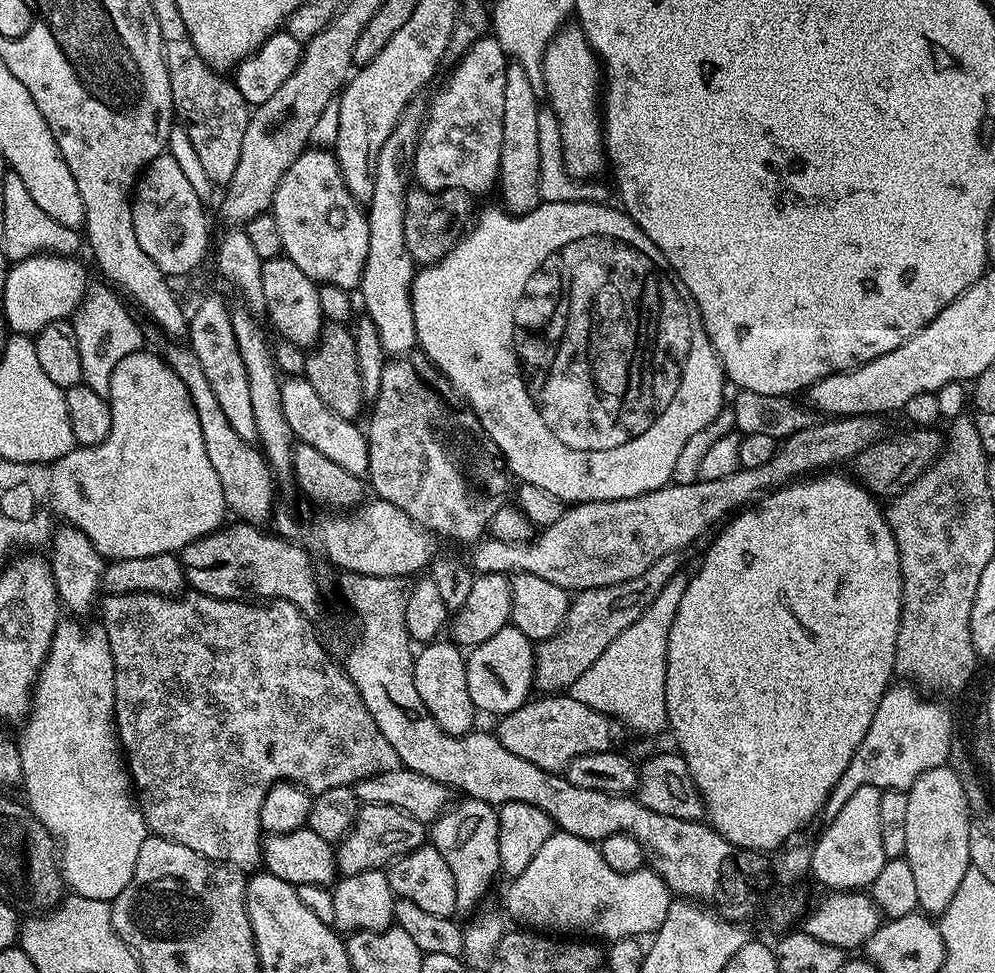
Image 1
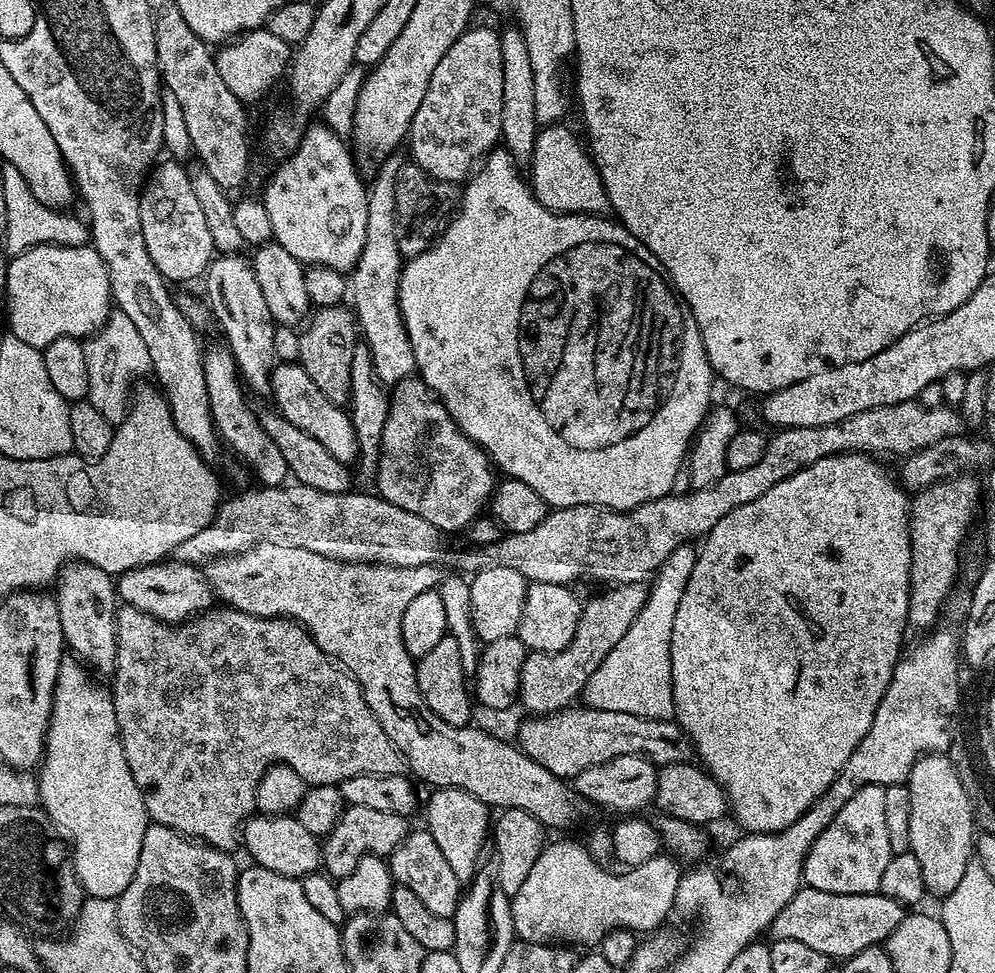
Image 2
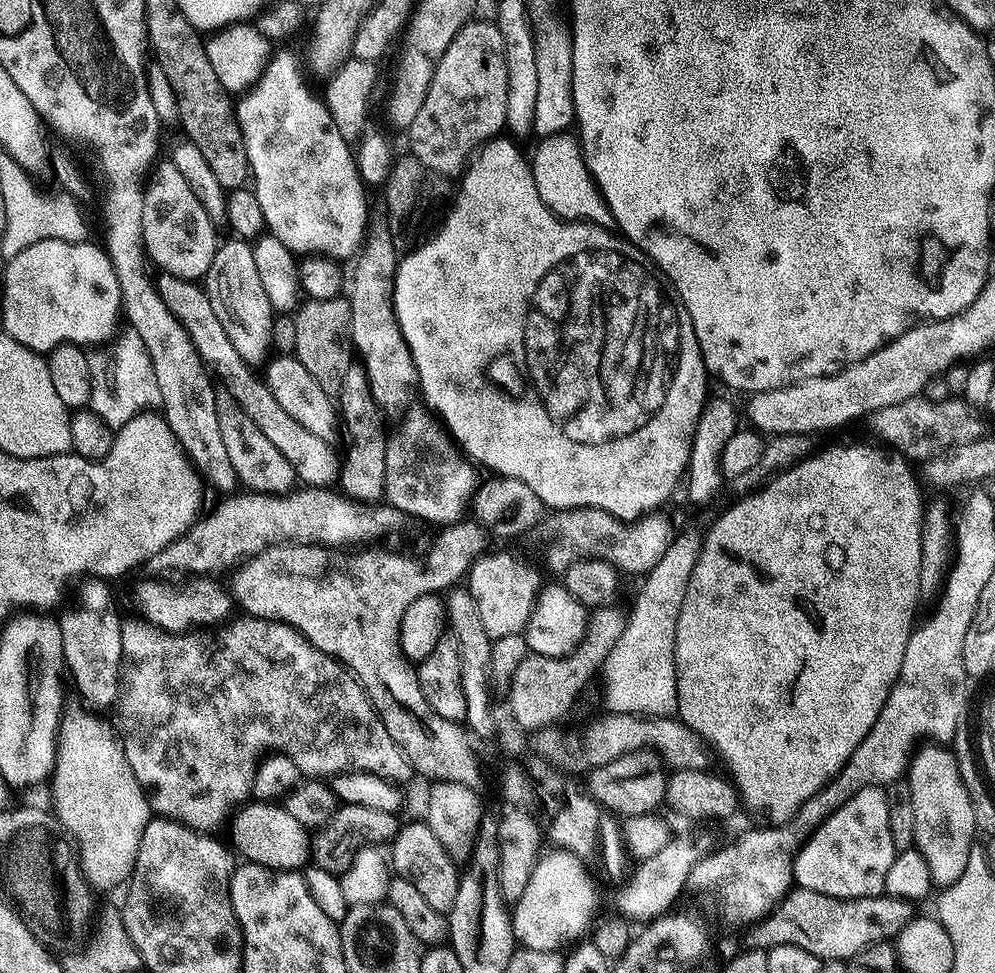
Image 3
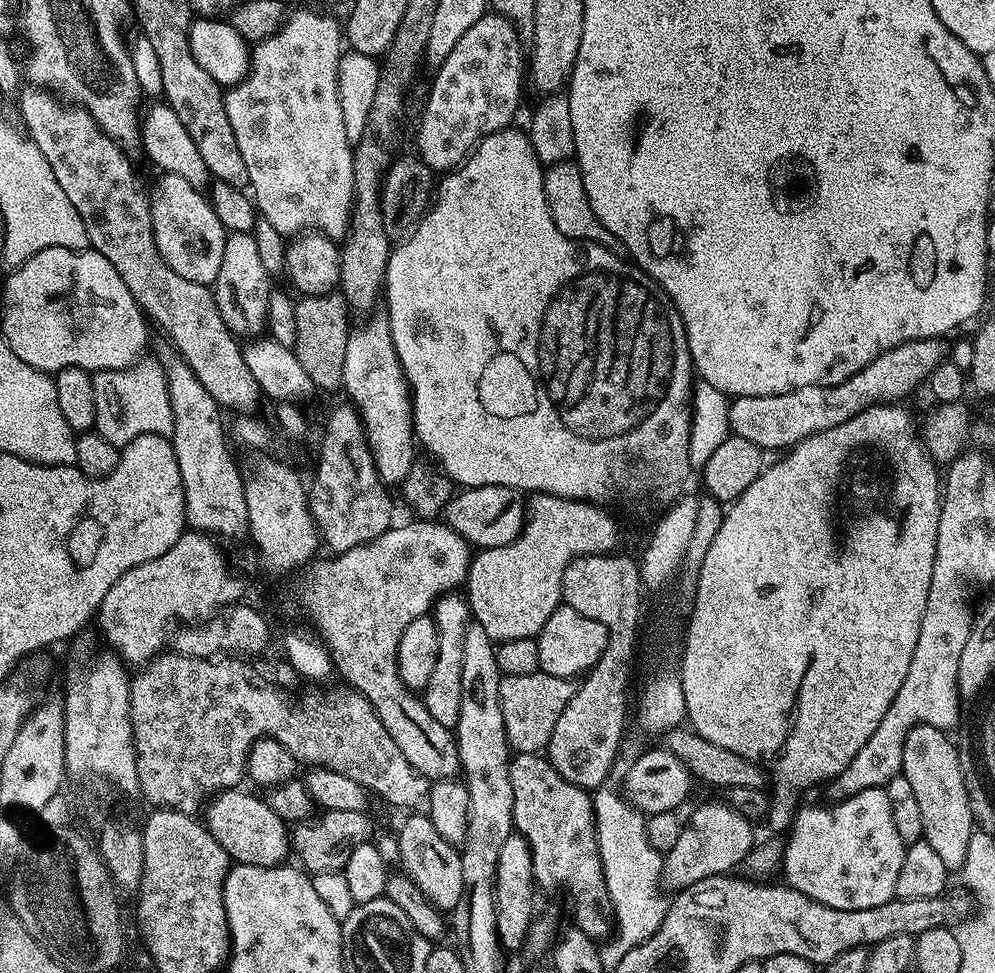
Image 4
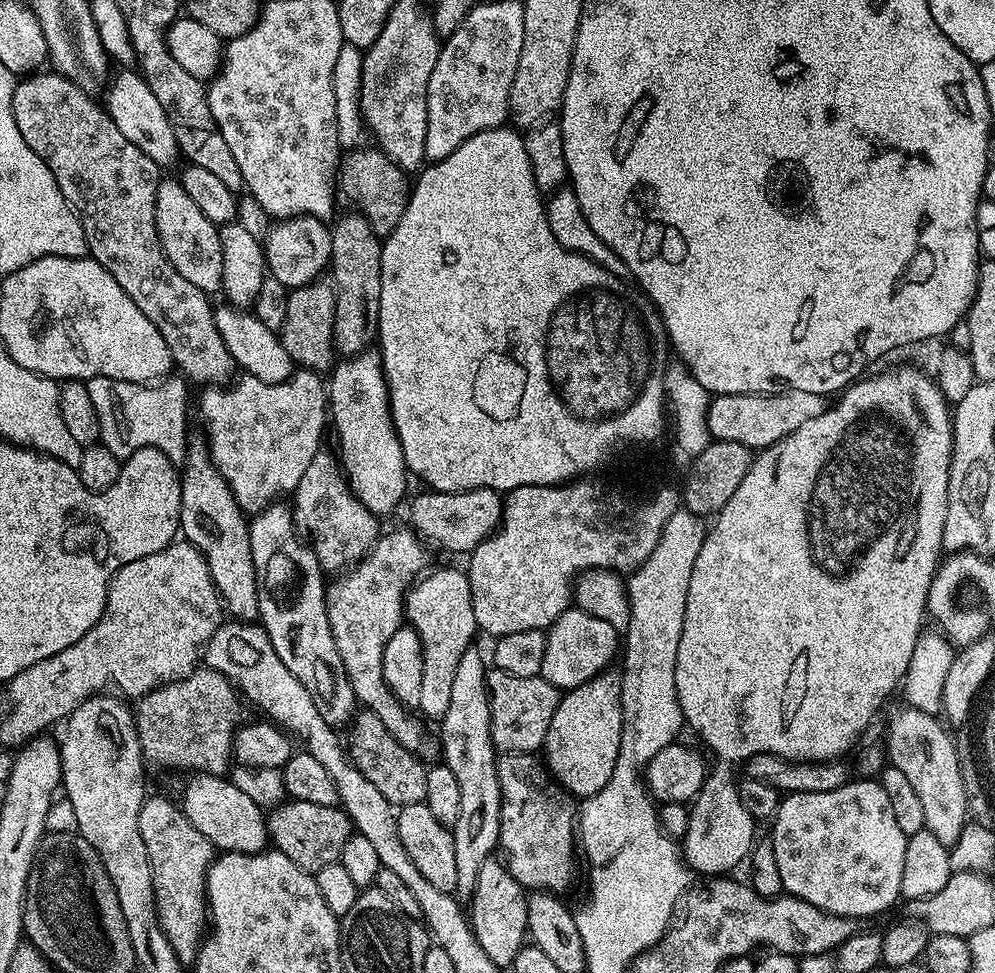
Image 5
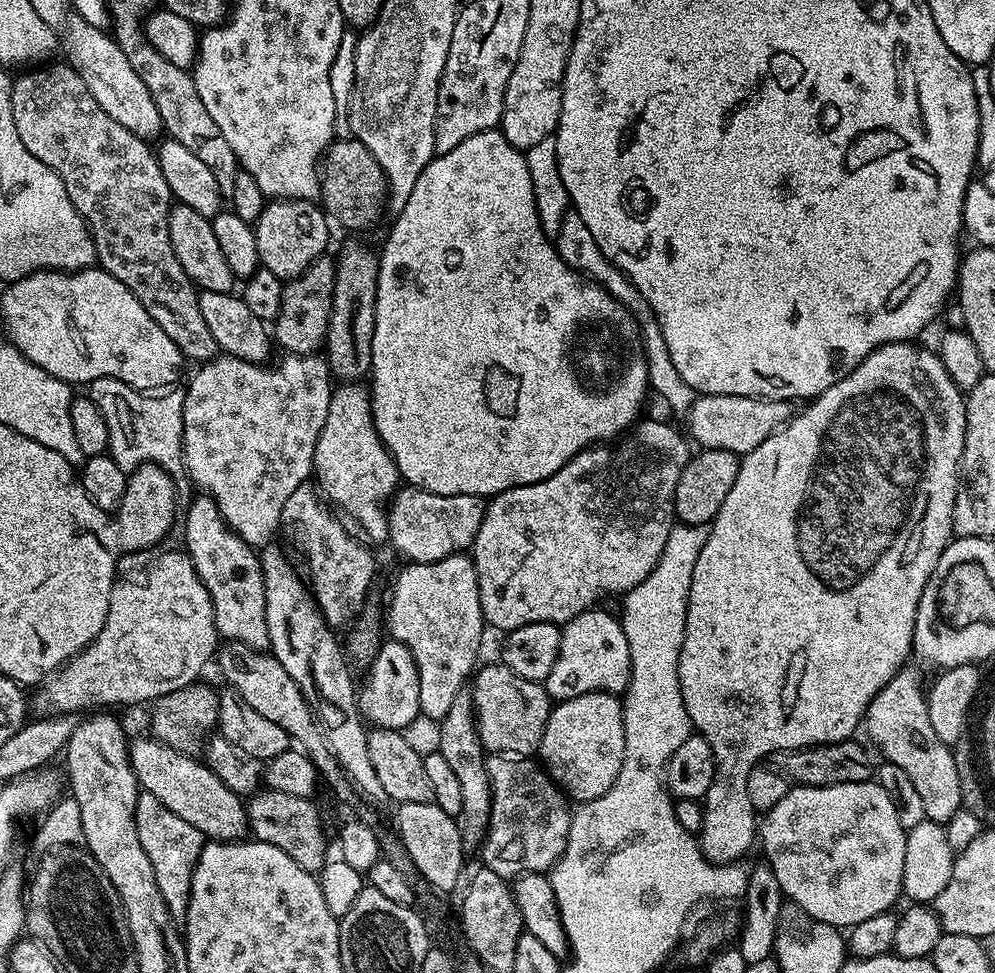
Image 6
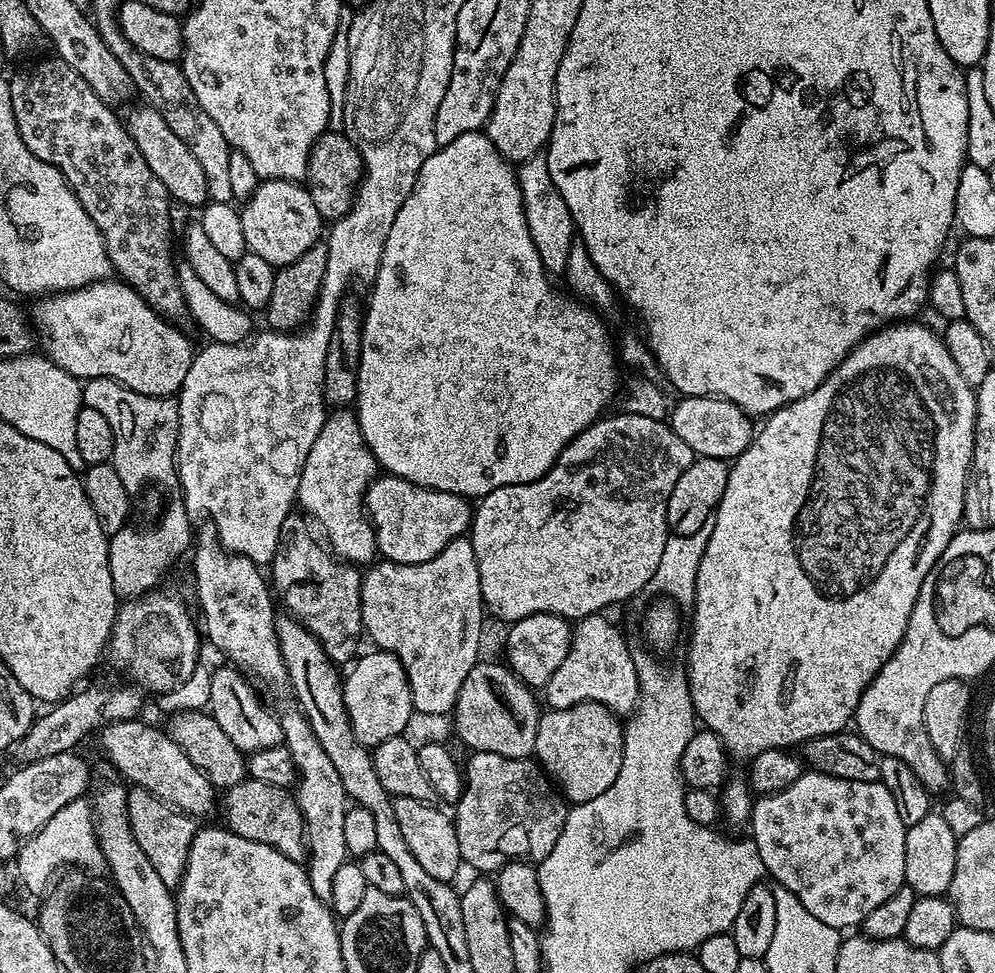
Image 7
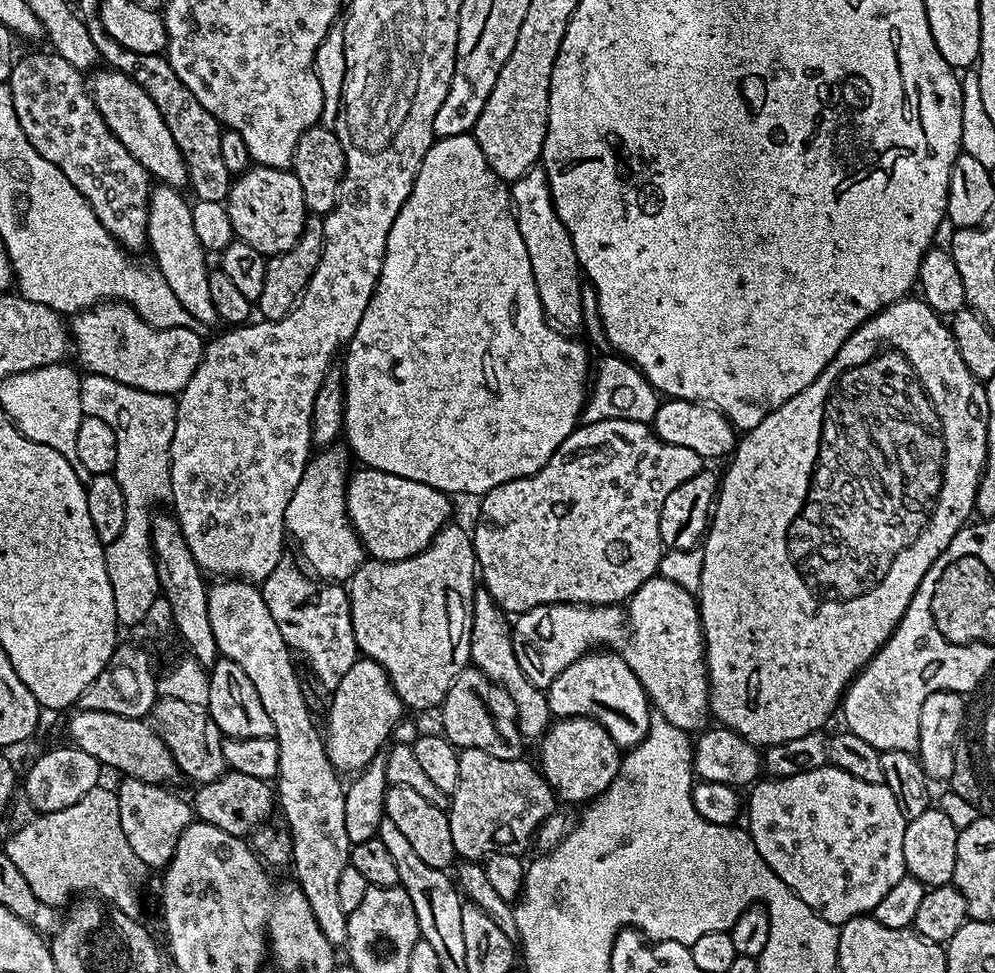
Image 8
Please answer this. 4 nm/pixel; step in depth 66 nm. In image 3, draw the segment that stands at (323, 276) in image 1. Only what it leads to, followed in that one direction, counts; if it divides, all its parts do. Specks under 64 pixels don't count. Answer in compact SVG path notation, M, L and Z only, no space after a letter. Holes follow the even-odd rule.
M280 52L277 56L275 53L275 55L269 59L267 67L264 68L264 72L258 78L258 82L235 101L236 121L238 122L240 133L244 139L244 149L246 150L246 158L248 159L250 176L254 181L254 191L258 198L258 206L262 206L265 229L267 229L274 238L278 238L278 242L282 242L282 246L286 246L294 254L330 256L337 262L344 262L347 256L352 256L356 251L358 251L357 253L361 251L362 243L366 238L366 221L369 219L368 206L364 198L366 186L356 169L356 158L349 141L344 140L342 134L338 134L338 126L334 126L334 118L330 114L328 105L317 93L316 96L312 93L311 86L304 81L303 72L306 72L306 68L302 63L301 57L299 60L292 52Z

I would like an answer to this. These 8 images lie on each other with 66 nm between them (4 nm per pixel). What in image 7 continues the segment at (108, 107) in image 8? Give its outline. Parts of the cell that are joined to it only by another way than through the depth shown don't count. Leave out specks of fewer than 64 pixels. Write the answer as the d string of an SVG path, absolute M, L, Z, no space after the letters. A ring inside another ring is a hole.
M147 106L141 108L132 108L126 115L126 127L130 138L138 146L142 158L146 158L146 166L154 170L154 175L158 177L158 182L166 186L169 197L180 204L185 204L188 208L199 209L201 206L209 203L208 191L206 190L206 173L198 163L198 158L190 154L190 146L166 126L166 118L158 114L158 110Z

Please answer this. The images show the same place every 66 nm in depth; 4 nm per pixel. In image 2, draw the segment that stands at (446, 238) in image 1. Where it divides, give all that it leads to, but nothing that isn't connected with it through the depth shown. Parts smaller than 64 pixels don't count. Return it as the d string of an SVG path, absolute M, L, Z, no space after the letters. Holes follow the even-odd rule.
M414 162L401 163L396 175L394 202L396 203L396 237L401 257L421 256L441 235L442 226L447 225L454 209L462 199L462 192L455 183L433 180Z

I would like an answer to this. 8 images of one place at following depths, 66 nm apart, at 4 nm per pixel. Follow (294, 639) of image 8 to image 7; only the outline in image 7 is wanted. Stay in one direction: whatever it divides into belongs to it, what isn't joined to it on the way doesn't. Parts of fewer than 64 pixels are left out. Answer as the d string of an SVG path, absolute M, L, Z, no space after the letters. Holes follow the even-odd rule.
M296 510L289 512L286 522L282 522L280 544L270 565L270 584L282 608L284 603L283 611L316 636L332 663L347 665L357 655L356 639L362 636L364 626L360 609L362 572L357 565L333 555L321 541L320 545L307 523Z

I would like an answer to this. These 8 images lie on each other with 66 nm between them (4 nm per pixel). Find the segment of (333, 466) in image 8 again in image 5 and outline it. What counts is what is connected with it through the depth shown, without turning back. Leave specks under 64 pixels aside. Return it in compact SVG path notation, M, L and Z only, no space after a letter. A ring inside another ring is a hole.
M365 350L357 356L341 359L331 369L330 377L326 384L326 408L330 413L330 424L336 427L336 448L341 468L348 477L348 485L352 493L378 518L385 518L400 504L404 491L408 488L410 473L402 446L398 442L396 428L392 425L392 413L388 410L388 383L384 377L384 364L380 361L379 351Z

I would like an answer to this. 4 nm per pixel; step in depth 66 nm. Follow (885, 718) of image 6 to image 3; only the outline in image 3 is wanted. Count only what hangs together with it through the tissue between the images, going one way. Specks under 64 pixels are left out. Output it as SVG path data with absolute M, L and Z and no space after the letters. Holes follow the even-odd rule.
M928 742L917 747L913 751L906 773L906 787L912 796L914 806L914 838L916 839L914 847L920 851L922 858L926 858L926 866L930 866L933 885L947 886L958 882L958 878L962 878L962 870L966 870L970 850L974 847L975 840L972 839L977 838L978 831L970 796L966 792L966 786L963 785L955 755L947 747L936 742Z

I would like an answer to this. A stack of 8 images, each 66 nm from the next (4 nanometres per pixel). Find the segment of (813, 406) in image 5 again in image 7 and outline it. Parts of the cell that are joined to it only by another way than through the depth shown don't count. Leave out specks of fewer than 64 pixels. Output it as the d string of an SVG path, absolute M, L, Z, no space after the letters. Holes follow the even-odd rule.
M685 396L670 408L670 426L697 457L731 462L750 446L754 435L754 420L738 405L720 396Z

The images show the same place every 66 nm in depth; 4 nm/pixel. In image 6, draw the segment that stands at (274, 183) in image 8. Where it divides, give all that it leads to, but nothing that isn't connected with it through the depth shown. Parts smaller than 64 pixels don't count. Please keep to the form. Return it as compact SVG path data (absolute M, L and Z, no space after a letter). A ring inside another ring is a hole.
M273 199L265 203L254 225L261 265L285 282L301 276L315 260L325 255L328 223L330 220L323 207L310 200Z

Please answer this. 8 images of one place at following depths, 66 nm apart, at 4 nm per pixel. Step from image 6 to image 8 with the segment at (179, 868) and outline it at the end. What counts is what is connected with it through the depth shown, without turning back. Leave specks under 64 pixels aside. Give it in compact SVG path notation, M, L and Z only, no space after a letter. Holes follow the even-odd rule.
M131 778L121 779L120 788L115 789L118 798L118 818L122 822L122 834L130 842L130 850L140 860L145 869L168 867L170 858L178 846L182 834L194 823L194 808L171 787L163 784L151 784Z

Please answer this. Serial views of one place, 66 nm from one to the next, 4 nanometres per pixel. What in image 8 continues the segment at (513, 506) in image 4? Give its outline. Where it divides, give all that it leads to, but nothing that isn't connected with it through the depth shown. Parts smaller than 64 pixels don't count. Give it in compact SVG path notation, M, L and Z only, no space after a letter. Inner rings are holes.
M363 466L357 469L348 478L346 510L371 559L405 560L417 556L453 519L449 493L410 478L398 478L398 474L386 474L386 470Z

